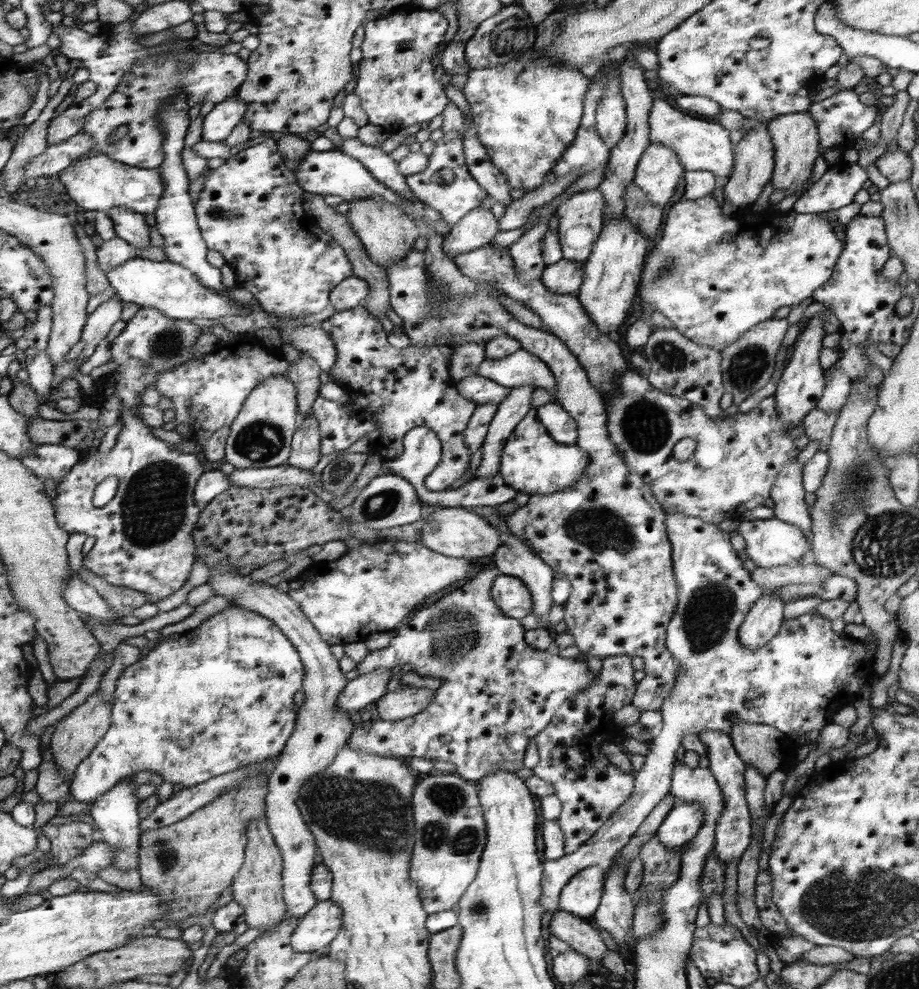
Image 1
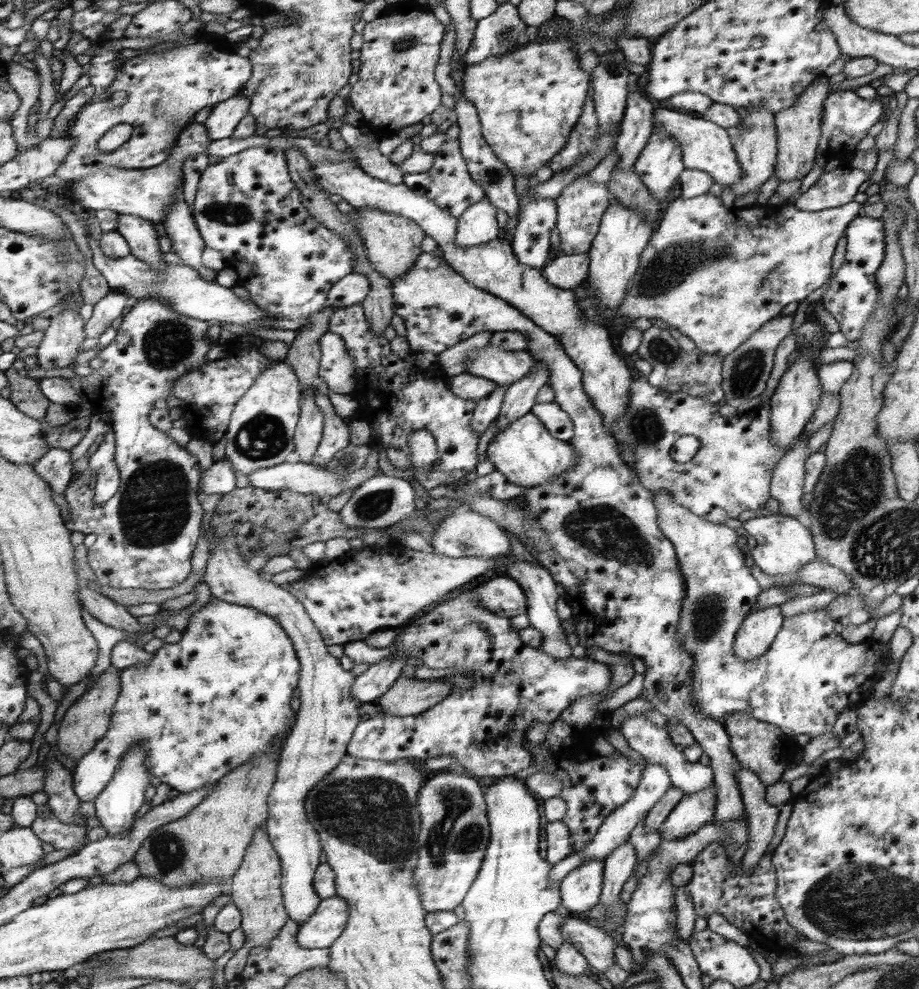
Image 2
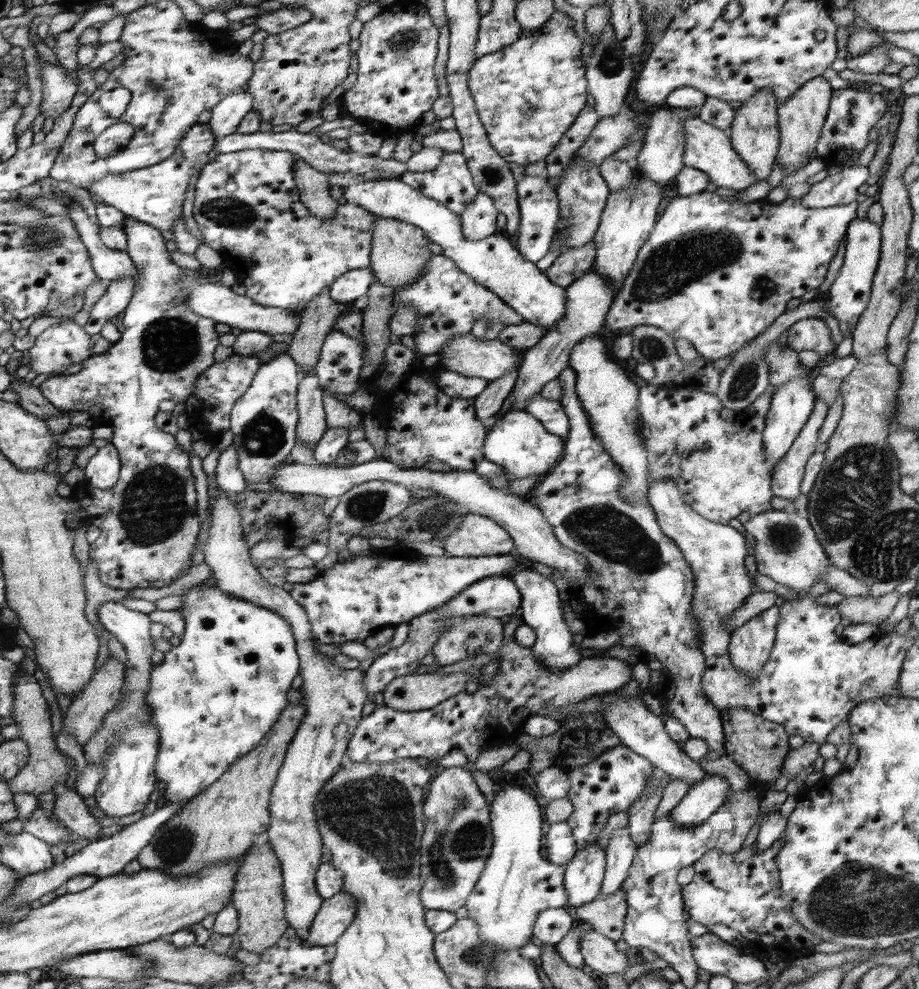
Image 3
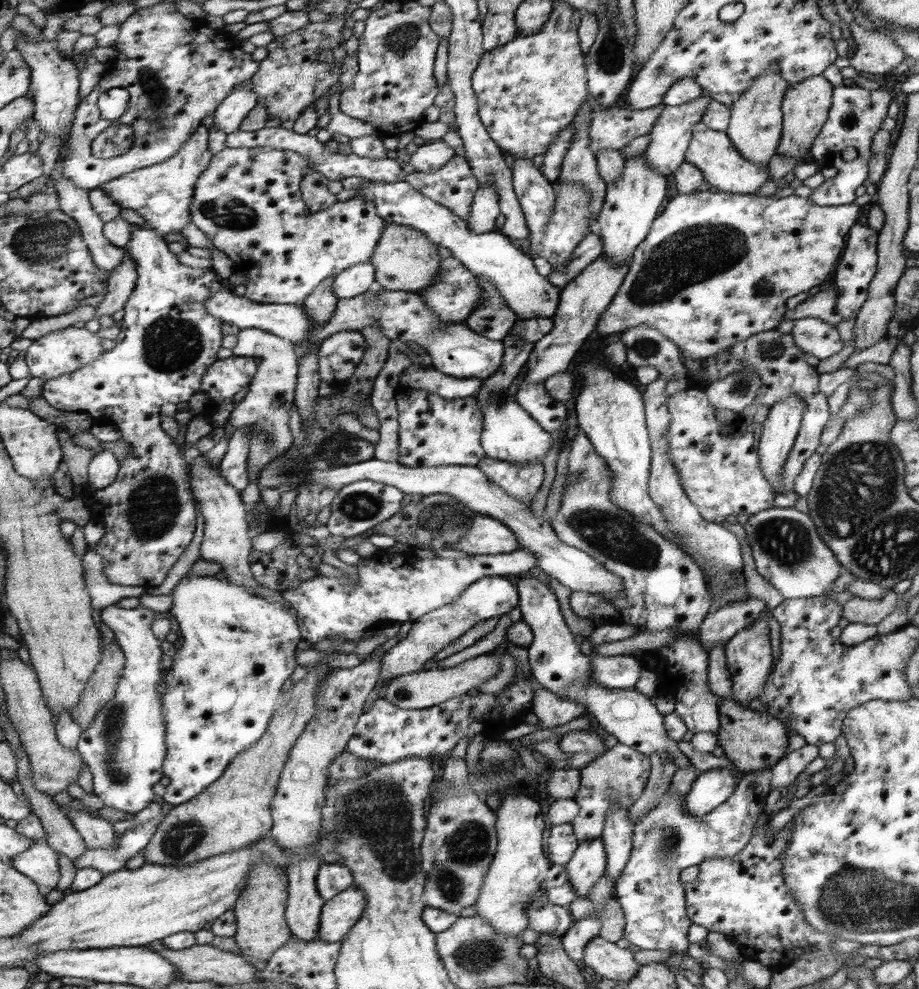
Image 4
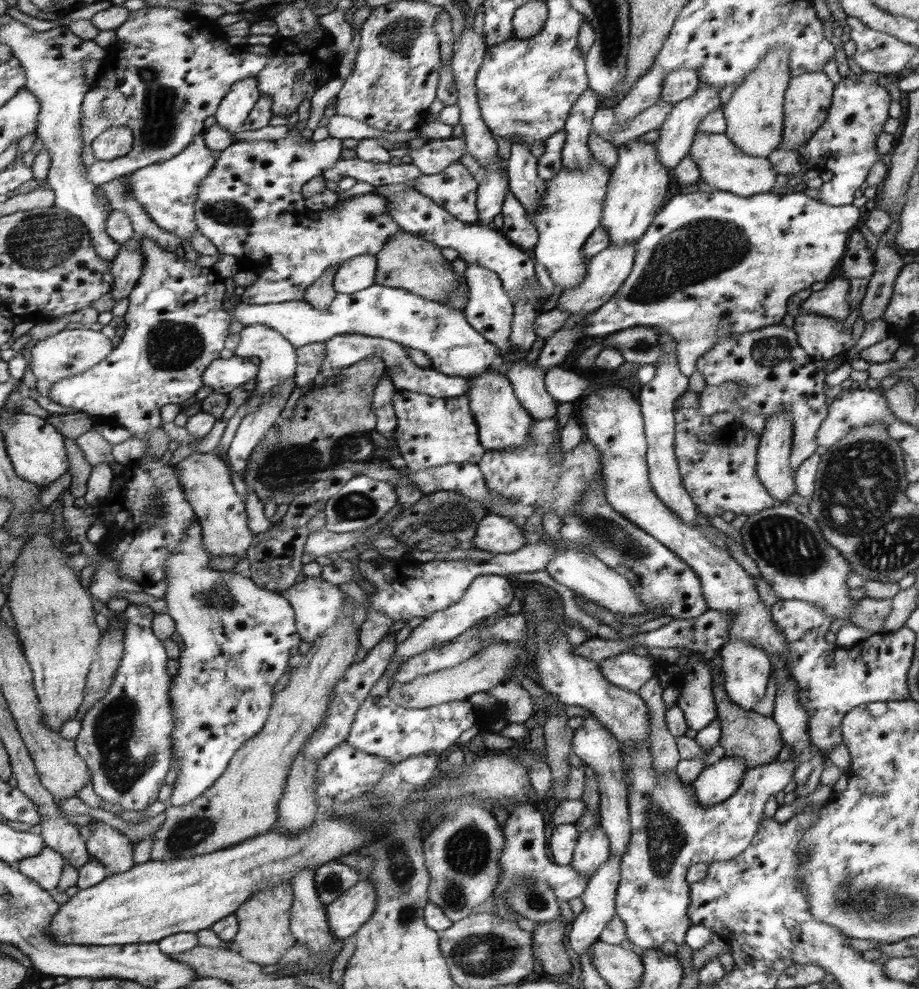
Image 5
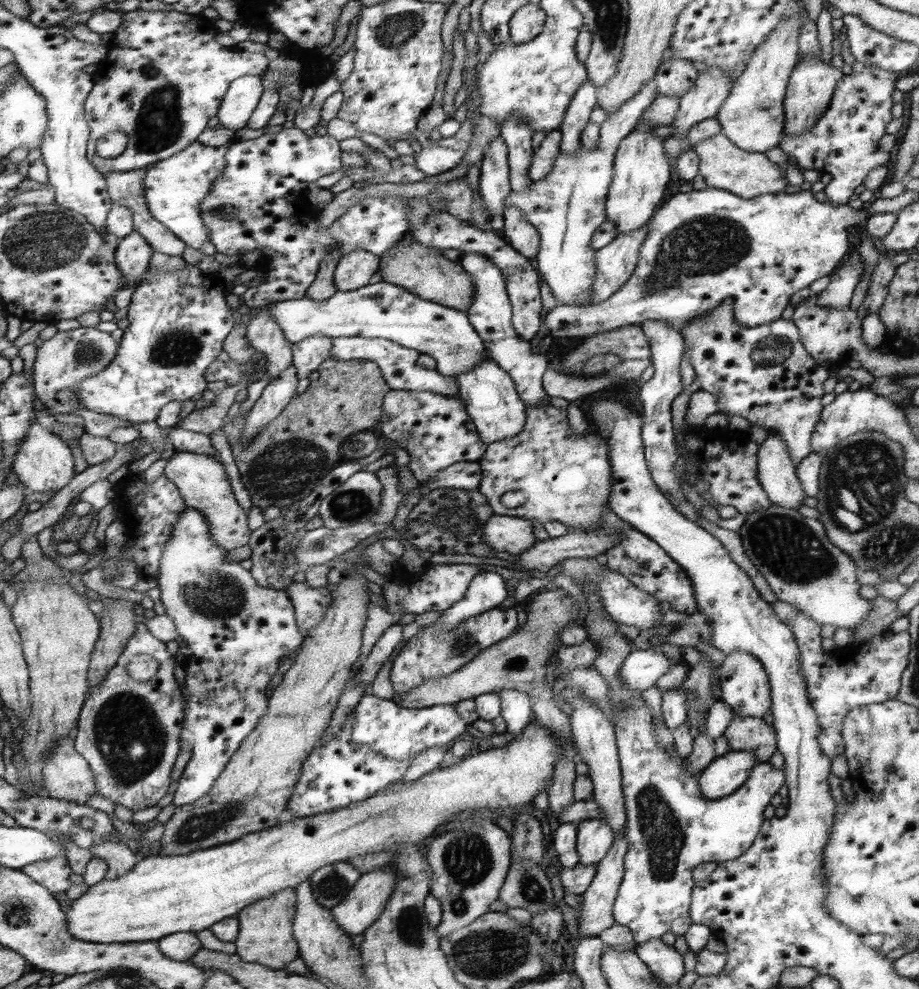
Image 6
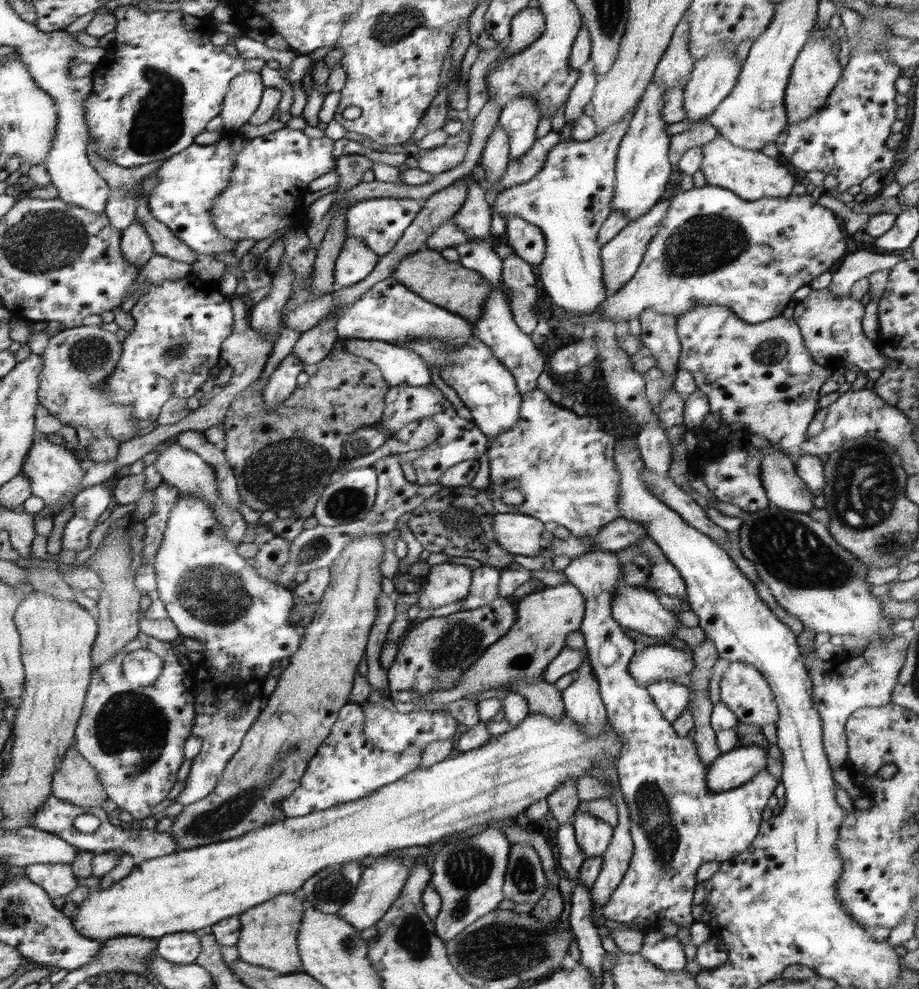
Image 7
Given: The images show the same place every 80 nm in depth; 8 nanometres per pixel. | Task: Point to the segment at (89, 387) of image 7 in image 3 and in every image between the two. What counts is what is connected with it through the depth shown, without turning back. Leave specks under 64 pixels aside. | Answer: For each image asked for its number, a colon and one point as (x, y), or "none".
3: (60, 347)
4: (58, 353)
5: (70, 352)
6: (65, 360)

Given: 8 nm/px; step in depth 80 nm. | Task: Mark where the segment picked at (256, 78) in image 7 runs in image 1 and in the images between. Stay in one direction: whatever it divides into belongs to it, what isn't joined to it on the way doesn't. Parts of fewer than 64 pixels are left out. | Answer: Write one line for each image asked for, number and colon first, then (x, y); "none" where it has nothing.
1: (218, 124)
2: (224, 117)
3: (226, 117)
4: (234, 109)
5: (235, 108)
6: (241, 100)

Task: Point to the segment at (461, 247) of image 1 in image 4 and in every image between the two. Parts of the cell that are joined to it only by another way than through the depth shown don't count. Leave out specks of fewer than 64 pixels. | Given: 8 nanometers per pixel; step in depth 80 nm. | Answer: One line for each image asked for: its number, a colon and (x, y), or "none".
2: (478, 225)
3: (479, 220)
4: (484, 211)

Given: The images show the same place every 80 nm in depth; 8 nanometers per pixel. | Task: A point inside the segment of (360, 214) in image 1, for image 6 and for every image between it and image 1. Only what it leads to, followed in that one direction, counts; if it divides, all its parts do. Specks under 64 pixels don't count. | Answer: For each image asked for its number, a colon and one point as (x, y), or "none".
2: (392, 243)
3: (399, 253)
4: (404, 259)
5: (407, 261)
6: (424, 271)

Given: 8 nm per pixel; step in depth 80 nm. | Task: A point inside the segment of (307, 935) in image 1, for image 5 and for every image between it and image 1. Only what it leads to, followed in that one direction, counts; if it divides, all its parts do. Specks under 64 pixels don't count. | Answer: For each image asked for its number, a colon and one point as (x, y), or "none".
2: (324, 927)
3: (336, 914)
4: (339, 914)
5: (346, 915)

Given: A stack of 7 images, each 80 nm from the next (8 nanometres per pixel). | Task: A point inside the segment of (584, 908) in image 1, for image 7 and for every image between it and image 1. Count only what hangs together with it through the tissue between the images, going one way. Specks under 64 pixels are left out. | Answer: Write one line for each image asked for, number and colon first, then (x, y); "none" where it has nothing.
2: (580, 891)
3: (583, 875)
4: (588, 863)
5: (592, 849)
6: (594, 837)
7: (593, 835)

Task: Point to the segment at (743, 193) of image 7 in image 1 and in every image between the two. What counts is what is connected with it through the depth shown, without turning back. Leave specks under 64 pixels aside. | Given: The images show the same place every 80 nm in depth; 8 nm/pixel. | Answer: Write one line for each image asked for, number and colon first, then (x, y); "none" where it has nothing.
1: (701, 144)
2: (705, 146)
3: (707, 147)
4: (712, 151)
5: (722, 165)
6: (723, 165)

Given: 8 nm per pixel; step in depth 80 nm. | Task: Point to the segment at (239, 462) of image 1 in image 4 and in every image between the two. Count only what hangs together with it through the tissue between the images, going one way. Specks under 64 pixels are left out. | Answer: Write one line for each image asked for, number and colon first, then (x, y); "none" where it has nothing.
2: (260, 435)
3: (264, 420)
4: (264, 409)

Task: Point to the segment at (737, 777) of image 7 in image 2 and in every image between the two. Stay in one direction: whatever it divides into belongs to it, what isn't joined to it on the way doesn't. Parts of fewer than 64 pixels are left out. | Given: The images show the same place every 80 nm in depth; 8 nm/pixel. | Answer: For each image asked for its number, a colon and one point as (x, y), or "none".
2: (692, 812)
3: (703, 800)
4: (712, 788)
5: (716, 783)
6: (725, 774)

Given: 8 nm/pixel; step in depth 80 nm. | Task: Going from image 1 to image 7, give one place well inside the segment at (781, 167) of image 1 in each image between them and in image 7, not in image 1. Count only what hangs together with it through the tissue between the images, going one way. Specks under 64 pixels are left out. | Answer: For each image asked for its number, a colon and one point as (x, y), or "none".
2: (798, 128)
3: (801, 117)
4: (805, 106)
5: (808, 97)
6: (811, 85)
7: (815, 72)

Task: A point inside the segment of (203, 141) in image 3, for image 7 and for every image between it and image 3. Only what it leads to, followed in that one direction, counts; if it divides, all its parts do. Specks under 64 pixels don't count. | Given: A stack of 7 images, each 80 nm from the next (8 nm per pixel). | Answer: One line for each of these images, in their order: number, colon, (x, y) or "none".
4: (163, 194)
5: (168, 190)
6: (174, 189)
7: (188, 184)

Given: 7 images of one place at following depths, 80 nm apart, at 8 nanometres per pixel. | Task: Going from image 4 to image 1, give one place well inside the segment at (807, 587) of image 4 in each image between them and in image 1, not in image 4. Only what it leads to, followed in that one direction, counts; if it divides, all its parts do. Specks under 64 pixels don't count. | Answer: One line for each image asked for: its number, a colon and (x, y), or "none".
1: (770, 543)
2: (780, 545)
3: (785, 546)

